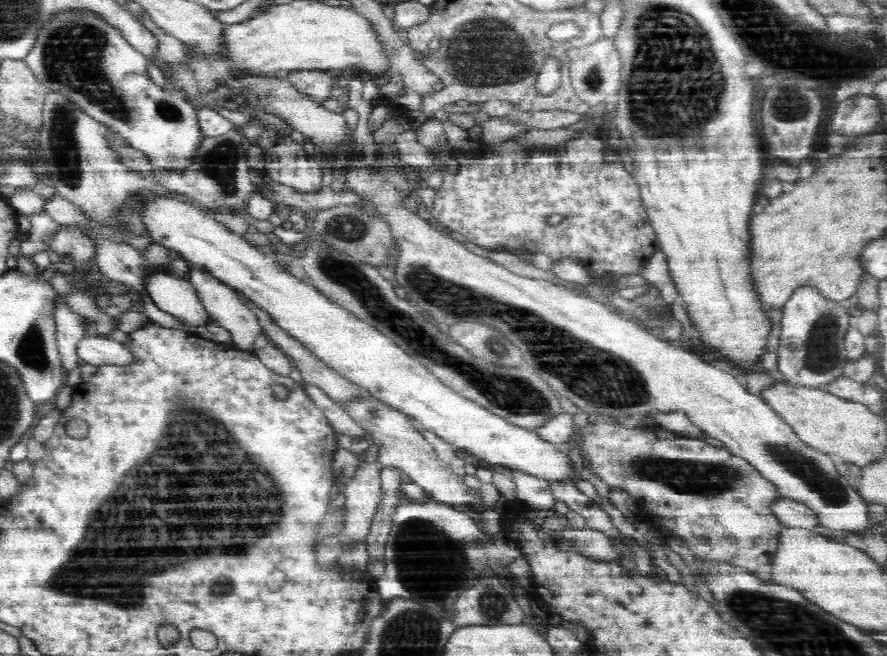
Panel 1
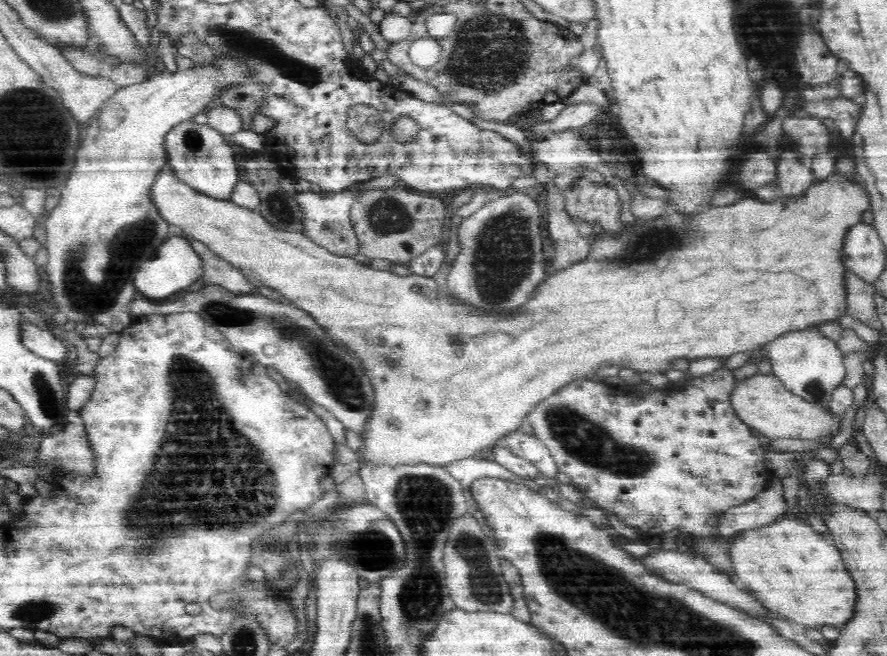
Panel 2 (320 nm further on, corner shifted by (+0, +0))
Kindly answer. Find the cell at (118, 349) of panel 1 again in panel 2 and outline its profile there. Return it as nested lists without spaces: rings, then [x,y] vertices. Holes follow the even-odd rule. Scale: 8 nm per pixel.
[[[23,324],[23,343],[32,352],[59,363],[66,356],[63,335],[46,332],[33,324]]]

